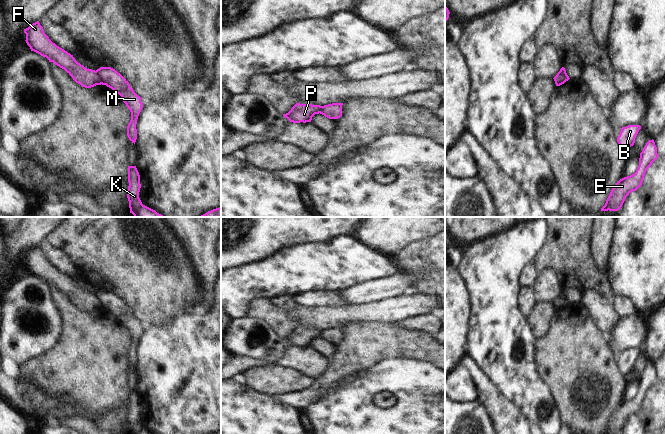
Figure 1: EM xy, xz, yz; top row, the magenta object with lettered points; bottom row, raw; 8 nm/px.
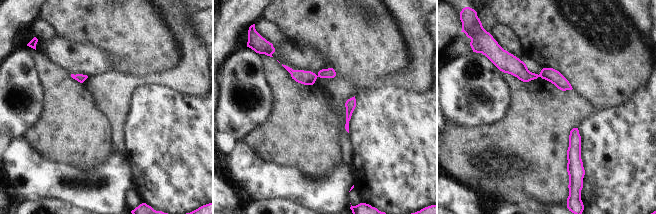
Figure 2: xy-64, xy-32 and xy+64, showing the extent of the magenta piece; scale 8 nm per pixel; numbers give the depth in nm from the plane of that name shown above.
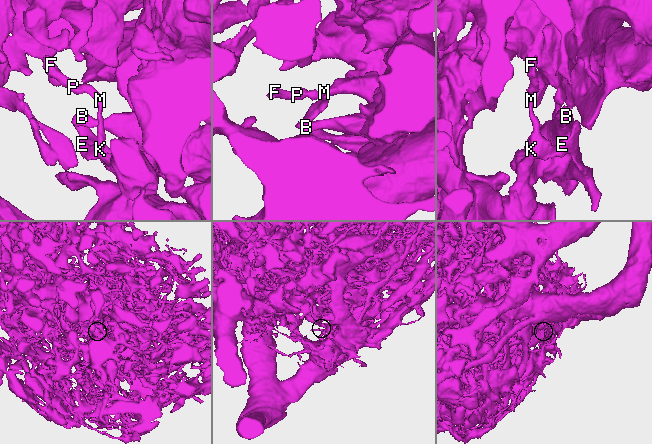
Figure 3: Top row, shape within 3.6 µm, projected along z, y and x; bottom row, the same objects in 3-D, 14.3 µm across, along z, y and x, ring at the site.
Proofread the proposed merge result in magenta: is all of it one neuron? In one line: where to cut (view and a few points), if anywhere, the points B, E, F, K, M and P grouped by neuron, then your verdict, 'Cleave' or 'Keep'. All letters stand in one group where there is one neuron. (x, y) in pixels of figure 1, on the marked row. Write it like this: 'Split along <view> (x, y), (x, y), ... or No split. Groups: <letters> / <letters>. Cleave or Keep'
Split along xy (96, 70), (101, 83). Groups: B E K M / F P. Cleave

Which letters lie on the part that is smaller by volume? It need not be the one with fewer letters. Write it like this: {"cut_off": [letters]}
{"cut_off": ["F", "P"]}

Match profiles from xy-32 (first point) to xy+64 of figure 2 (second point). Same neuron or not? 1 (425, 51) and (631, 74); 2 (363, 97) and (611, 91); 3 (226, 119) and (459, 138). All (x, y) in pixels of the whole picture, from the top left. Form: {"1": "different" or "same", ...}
{"1": "different", "2": "different", "3": "different"}

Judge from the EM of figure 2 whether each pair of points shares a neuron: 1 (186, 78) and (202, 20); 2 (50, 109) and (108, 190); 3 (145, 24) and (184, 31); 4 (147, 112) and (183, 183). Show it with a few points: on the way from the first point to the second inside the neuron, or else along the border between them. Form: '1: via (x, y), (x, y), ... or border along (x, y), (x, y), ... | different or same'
1: border along (193, 33), (202, 42) | different
2: border along (110, 152), (86, 170), (68, 165) | different
3: border along (171, 29), (180, 51) | different
4: via (165, 130), (178, 145), (179, 165) | same

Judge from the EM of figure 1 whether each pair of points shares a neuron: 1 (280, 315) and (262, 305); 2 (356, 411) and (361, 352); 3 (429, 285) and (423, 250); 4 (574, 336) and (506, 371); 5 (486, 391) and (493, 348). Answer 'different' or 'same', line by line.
1: same
2: different
3: same
4: different
5: different

